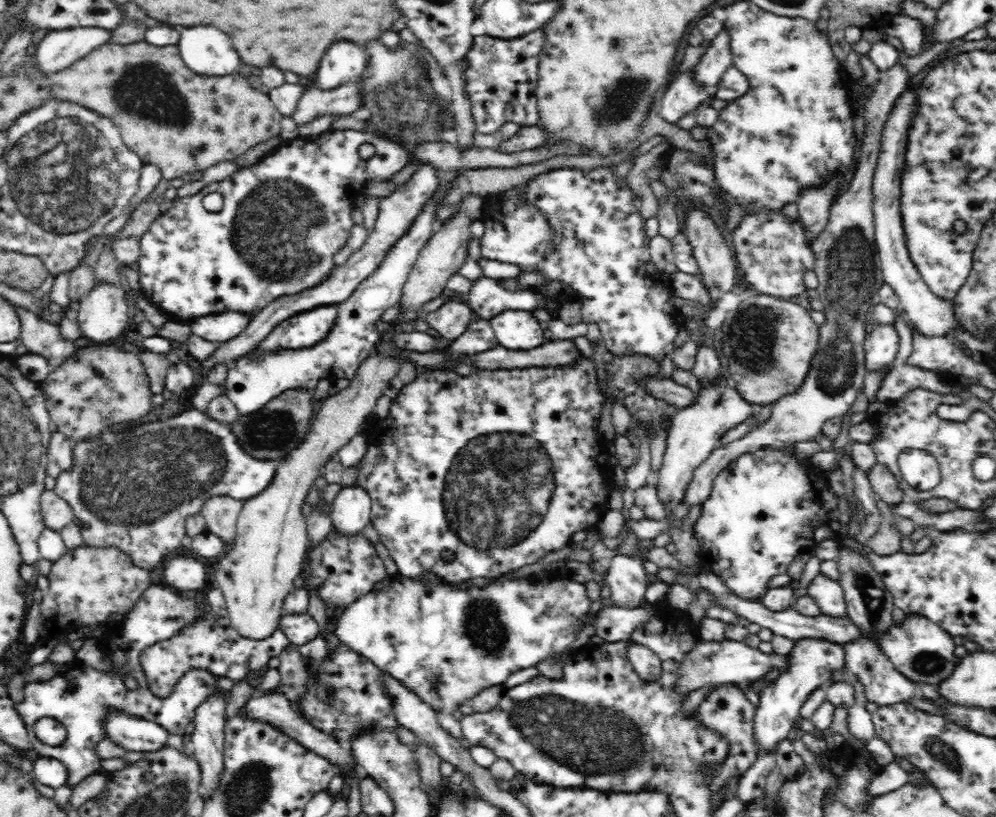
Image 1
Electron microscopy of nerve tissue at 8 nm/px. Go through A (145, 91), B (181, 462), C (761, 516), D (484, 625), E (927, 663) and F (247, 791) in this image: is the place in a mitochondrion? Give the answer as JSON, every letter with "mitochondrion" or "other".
{"A":"mitochondrion","B":"mitochondrion","C":"other","D":"mitochondrion","E":"mitochondrion","F":"mitochondrion"}

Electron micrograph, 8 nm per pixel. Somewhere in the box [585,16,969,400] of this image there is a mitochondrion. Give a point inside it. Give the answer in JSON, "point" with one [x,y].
{"point":[754,349]}

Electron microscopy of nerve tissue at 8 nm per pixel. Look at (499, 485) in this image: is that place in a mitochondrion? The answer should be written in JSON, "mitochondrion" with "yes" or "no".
{"mitochondrion":"yes"}

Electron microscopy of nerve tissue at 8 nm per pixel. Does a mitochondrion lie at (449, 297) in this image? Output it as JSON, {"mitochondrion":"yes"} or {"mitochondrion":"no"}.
{"mitochondrion":"no"}

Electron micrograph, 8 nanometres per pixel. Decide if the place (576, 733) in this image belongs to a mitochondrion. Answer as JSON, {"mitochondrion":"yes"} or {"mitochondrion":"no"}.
{"mitochondrion":"yes"}

